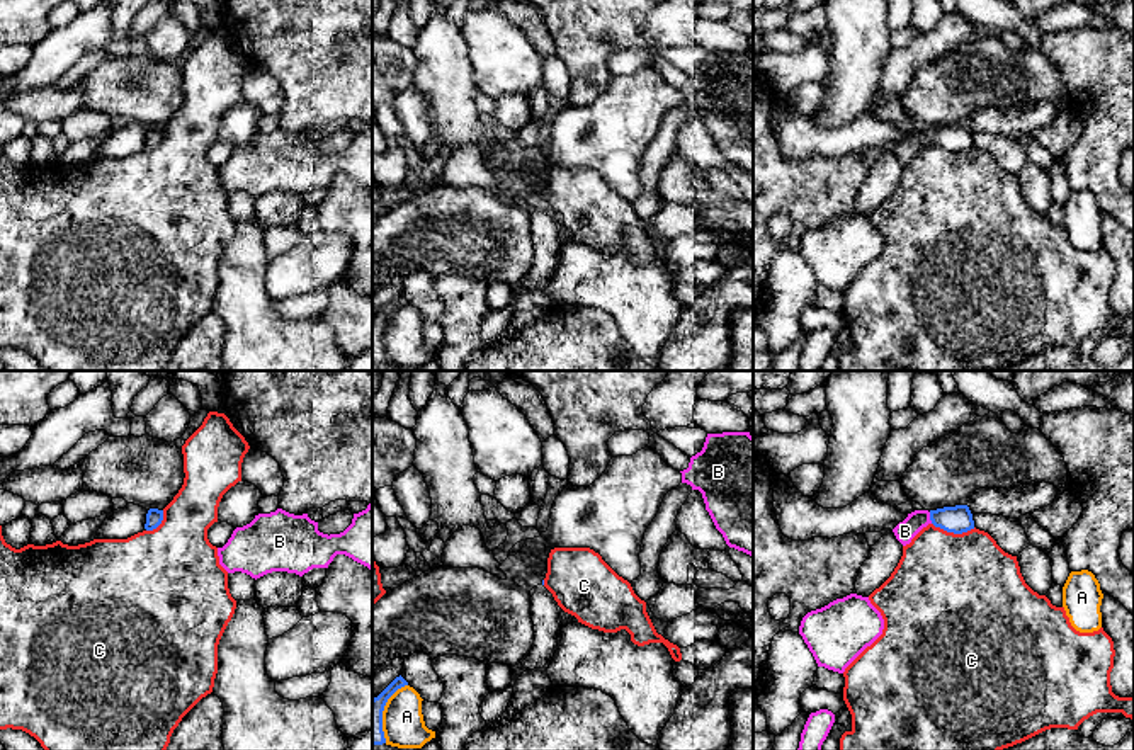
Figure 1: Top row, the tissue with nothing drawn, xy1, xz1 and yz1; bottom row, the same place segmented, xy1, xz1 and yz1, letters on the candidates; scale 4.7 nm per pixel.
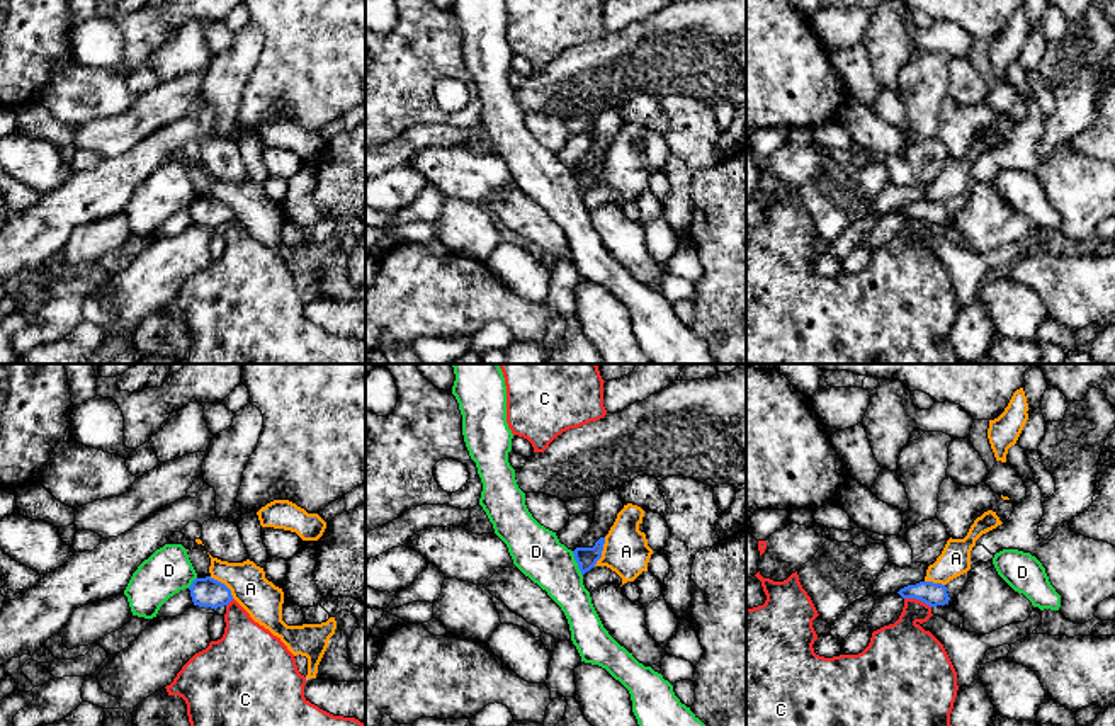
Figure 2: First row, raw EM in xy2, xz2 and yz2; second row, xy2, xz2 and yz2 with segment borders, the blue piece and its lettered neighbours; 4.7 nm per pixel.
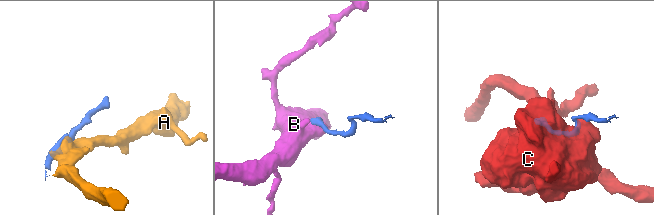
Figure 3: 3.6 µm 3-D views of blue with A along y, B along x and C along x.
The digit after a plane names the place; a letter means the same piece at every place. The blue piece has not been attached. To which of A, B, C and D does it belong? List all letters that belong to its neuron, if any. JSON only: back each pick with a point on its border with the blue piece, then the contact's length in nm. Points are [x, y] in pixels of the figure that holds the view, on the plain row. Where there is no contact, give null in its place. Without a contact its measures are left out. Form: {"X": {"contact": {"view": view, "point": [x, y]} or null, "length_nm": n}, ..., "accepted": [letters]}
{"B": {"contact": {"view": "yz1", "point": [930, 136]}, "length_nm": 60}, "accepted": ["B"]}

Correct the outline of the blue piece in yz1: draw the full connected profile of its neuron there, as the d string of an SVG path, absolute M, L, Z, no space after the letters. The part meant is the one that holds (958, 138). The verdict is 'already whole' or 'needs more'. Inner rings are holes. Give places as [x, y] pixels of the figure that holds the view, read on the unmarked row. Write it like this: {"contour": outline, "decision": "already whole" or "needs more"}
{"contour": "M967 124L944 126L937 129L915 129L899 141L893 151L896 158L906 165L928 143L947 151L962 153L974 148L972 133Z", "decision": "needs more"}

